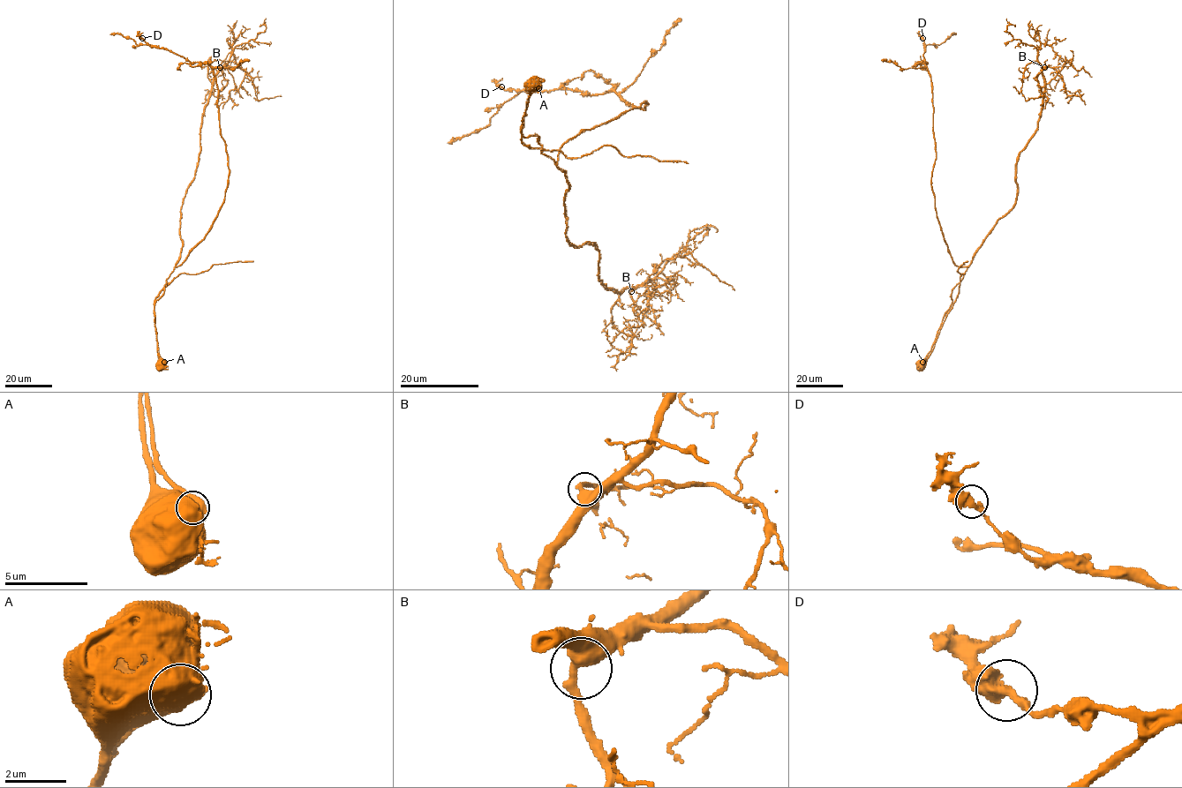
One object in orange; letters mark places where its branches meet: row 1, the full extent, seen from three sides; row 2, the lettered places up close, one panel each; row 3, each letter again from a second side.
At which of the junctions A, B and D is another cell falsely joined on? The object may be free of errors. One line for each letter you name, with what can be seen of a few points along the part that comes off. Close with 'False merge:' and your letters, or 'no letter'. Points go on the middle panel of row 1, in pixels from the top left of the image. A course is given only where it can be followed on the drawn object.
A: course (538, 87), (529, 95), (523, 118), (521, 139), (528, 146), (581, 157), (613, 146), (625, 156), (688, 163)
False merge: A

